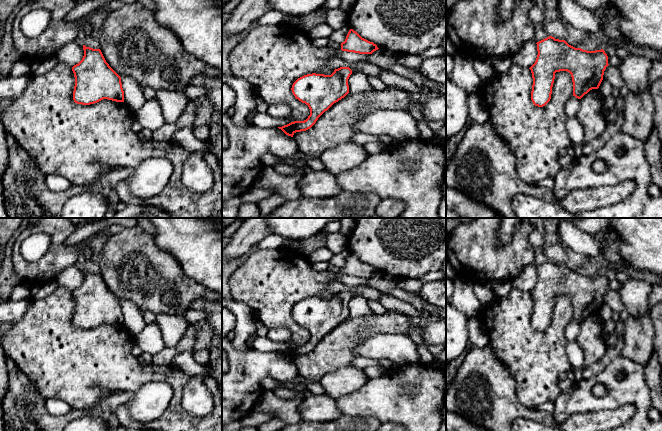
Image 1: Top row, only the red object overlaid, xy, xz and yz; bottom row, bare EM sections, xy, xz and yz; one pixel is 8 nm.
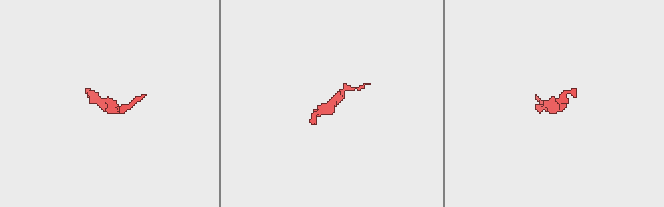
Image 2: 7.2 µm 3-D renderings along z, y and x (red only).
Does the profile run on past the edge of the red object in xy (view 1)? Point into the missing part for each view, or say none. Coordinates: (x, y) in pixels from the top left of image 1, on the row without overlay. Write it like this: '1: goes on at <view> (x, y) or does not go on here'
1: does not go on here

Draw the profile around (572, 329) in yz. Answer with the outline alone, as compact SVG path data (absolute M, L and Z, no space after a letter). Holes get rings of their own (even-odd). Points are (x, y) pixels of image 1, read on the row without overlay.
M575 320L570 321L565 328L565 337L567 341L569 342L576 340L579 330L580 323L576 322Z

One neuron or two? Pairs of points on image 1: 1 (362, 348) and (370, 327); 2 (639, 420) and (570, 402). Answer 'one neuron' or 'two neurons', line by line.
1: two neurons
2: one neuron

